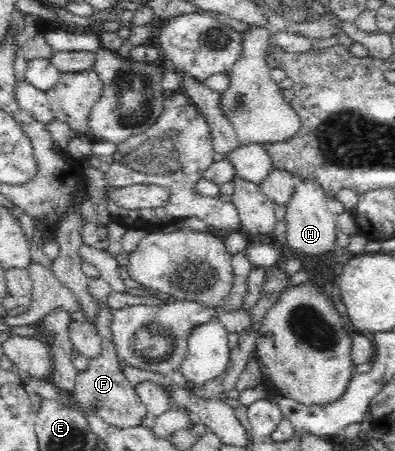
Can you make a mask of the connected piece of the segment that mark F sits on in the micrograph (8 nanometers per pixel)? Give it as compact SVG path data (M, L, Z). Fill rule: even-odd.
M101 277L88 278L87 290L99 302L99 313L95 319L95 326L103 339L102 347L100 355L90 360L85 370L77 372L71 398L76 403L76 407L81 407L82 411L101 417L103 421L115 427L141 426L141 419L148 414L147 406L140 400L136 389L129 384L123 370L121 371L119 368L119 360L116 359L116 349L112 340L110 323L113 309L106 305L106 301L113 290L109 283Z

